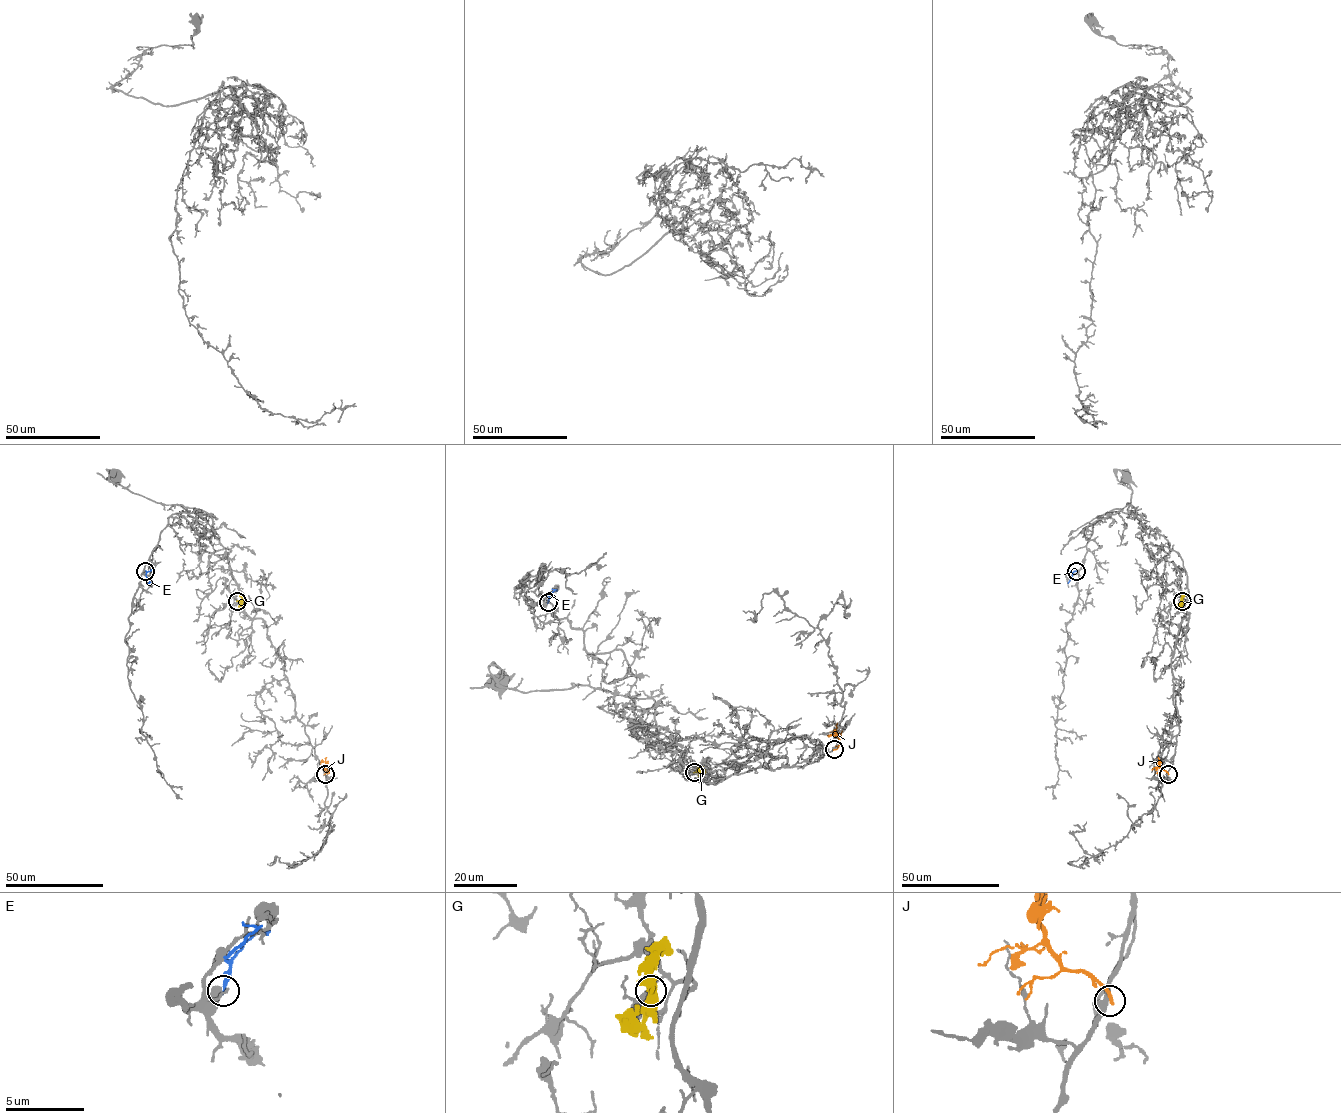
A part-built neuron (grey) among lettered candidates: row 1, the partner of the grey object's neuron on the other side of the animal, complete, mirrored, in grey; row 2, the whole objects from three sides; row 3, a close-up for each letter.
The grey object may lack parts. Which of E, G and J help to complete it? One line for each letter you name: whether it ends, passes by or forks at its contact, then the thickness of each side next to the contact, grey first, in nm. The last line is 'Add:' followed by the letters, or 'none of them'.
Add: none of them

